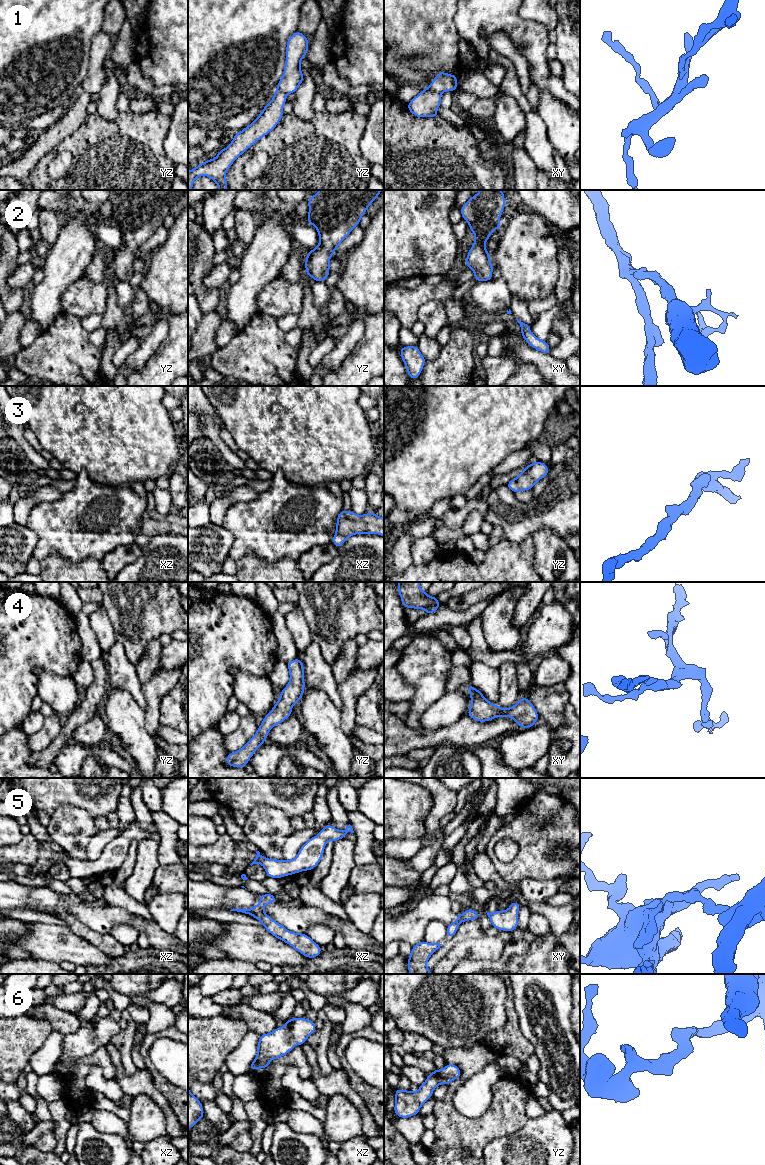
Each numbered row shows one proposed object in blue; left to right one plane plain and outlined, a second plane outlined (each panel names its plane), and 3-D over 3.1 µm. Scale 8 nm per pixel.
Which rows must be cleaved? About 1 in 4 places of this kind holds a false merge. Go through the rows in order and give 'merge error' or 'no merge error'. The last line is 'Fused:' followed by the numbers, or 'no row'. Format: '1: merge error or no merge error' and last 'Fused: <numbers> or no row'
1: merge error
2: no merge error
3: no merge error
4: no merge error
5: merge error
6: no merge error
Fused: 1, 5

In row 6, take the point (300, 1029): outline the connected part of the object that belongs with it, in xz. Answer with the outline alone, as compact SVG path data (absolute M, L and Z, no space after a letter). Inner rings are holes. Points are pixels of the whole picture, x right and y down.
M304 1017L285 1021L284 1027L262 1034L258 1040L257 1056L249 1070L268 1068L269 1062L288 1054L295 1045L301 1046L316 1031L316 1023Z

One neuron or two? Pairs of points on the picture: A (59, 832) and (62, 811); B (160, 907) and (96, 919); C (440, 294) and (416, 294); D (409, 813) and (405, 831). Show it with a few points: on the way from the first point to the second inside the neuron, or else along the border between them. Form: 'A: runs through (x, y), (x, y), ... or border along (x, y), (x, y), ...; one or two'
A: runs through (60, 827), (62, 816); one
B: border along (151, 919), (170, 933); two
C: runs through (434, 294), (422, 294); one
D: runs through (405, 817), (405, 827); one

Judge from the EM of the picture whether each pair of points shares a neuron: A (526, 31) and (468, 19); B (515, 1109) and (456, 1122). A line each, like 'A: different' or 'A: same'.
A: same
B: same

